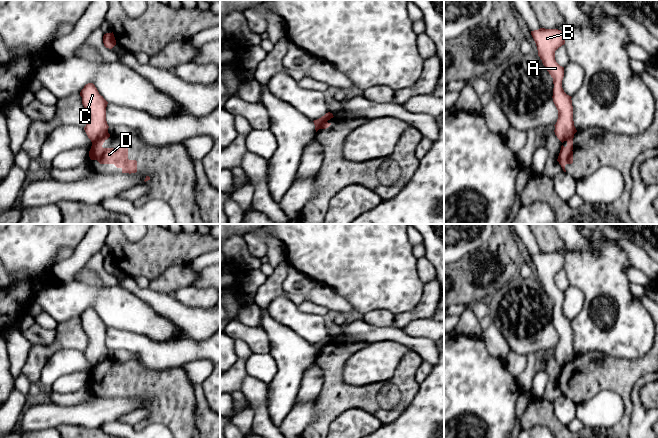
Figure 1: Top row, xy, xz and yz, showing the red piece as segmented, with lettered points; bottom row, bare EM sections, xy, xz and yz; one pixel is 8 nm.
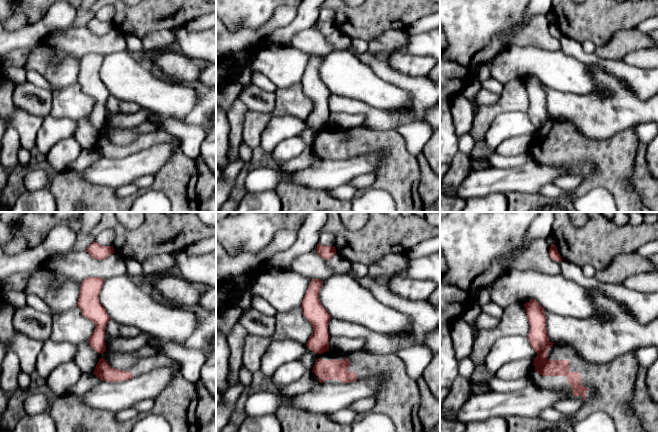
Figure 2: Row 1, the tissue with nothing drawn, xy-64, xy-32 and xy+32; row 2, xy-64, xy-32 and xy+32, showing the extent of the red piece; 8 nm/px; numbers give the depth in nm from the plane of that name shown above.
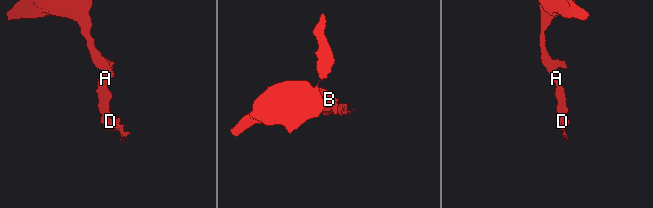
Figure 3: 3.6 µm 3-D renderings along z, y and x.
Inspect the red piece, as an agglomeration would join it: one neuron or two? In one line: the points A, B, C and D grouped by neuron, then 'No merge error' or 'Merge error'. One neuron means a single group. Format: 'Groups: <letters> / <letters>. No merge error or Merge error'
Groups: A B C / D. Merge error

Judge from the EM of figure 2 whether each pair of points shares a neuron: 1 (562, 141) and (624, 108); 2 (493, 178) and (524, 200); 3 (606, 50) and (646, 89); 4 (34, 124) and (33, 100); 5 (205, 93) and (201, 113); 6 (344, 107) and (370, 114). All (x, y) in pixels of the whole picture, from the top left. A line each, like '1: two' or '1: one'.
1: two
2: two
3: two
4: two
5: one
6: one

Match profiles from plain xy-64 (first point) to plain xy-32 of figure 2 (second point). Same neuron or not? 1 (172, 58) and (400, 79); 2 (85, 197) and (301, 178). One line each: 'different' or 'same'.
1: different
2: different

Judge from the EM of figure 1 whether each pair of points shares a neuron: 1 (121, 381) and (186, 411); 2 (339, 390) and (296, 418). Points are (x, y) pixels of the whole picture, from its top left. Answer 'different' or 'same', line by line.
1: same
2: different

